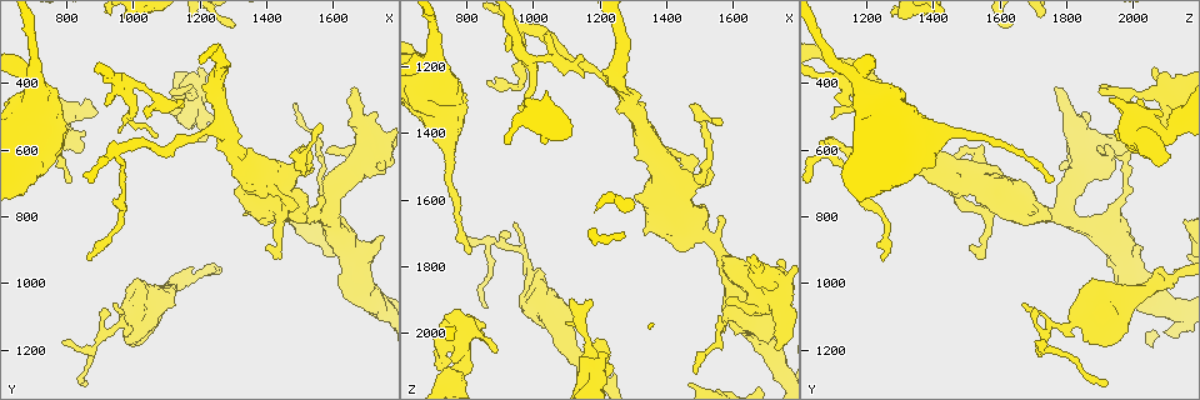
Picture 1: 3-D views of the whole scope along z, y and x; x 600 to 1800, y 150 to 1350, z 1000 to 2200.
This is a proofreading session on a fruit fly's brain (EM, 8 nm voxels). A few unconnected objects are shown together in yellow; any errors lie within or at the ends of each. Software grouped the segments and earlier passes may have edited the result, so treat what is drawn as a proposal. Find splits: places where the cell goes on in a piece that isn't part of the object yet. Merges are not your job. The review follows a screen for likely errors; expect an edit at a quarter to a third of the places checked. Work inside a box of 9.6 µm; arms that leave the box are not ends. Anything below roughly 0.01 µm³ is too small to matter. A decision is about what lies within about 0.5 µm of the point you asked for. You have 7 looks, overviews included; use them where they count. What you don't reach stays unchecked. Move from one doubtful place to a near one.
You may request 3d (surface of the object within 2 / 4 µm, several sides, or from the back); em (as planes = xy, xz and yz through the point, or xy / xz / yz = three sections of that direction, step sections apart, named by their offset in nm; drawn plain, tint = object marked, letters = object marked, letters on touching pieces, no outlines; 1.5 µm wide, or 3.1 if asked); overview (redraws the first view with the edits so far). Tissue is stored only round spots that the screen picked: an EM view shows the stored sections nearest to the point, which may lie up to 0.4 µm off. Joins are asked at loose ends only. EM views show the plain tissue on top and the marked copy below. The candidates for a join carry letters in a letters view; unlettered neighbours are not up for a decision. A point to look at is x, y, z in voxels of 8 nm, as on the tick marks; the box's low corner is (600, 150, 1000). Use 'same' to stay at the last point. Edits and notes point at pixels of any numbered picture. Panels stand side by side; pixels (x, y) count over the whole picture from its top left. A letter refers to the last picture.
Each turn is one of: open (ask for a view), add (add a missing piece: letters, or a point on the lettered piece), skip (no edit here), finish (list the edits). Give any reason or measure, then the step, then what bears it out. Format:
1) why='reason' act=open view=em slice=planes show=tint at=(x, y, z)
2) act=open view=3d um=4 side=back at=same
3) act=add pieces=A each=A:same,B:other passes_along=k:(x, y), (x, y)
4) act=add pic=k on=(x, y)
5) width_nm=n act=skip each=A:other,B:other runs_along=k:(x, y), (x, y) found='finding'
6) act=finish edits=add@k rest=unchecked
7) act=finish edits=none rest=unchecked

why='tapers out' act=open view=em slice=planes show=letters at=(1150, 470, 1240)

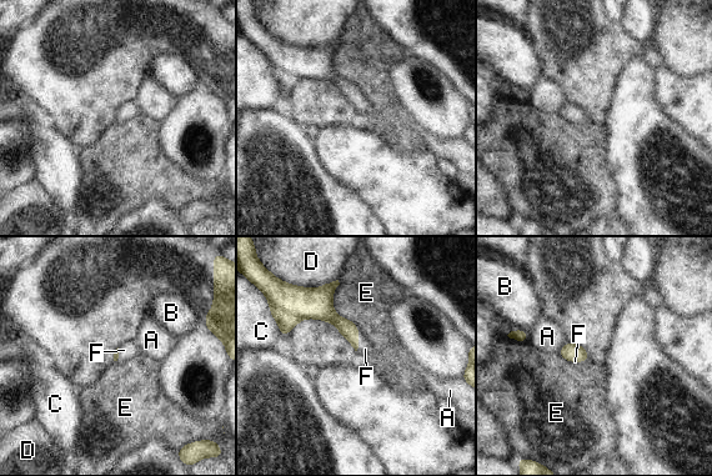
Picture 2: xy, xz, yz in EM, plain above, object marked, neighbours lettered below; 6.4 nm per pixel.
longest_contact=E:360nm act=add pic=2 on=(365, 349) each=A:other,B:other,C:other,D:other,E:other,F:same passes_along=2:(347, 329), (357, 341), (365, 349) found='the cell continues'

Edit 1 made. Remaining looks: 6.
act=open view=overview

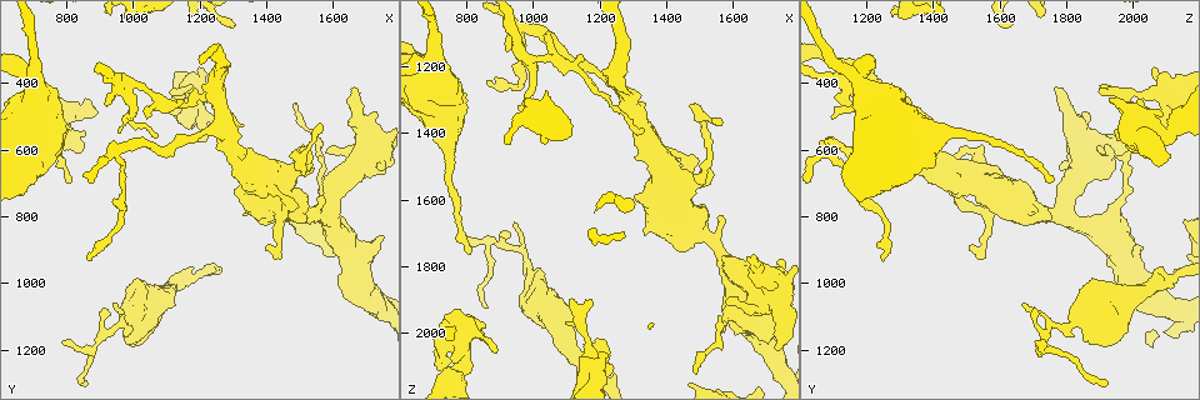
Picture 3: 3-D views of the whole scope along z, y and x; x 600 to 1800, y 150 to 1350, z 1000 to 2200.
why='thick end' act=open view=3d um=2 at=(1190, 350, 2070)

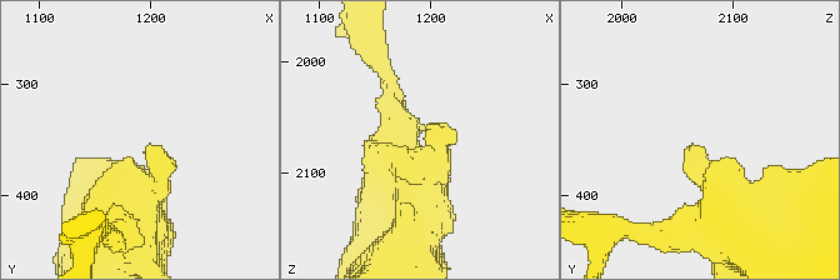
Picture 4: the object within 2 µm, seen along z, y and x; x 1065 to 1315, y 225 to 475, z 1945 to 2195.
act=open view=em slice=planes show=letters at=(1196, 356, 2062)

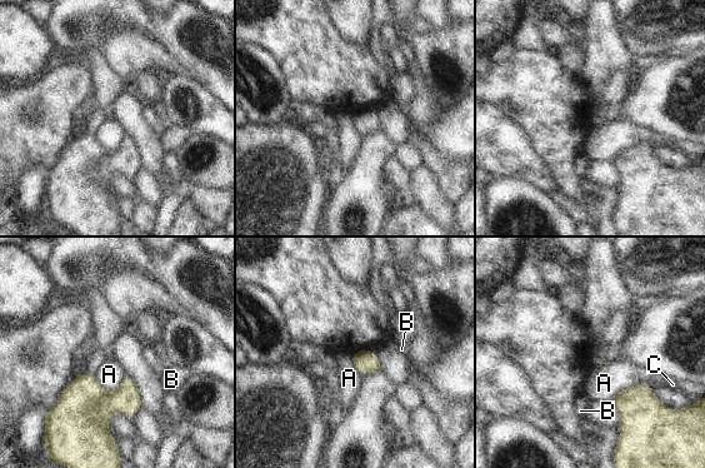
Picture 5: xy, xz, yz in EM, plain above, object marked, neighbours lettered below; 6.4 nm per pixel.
act=skip each=A:other,B:other,C:other border=5:(125, 374), (111, 392), (94, 377) found='no lettered piece goes on from it'

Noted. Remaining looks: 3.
why='long arm stops here' act=open view=3d um=4 at=(1490, 470, 2120)

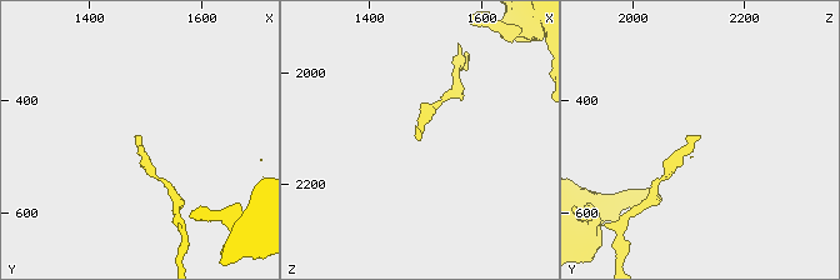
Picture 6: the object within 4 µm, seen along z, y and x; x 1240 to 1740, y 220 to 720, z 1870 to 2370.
act=open view=em slice=planes show=letters at=(1490, 465, 2115)

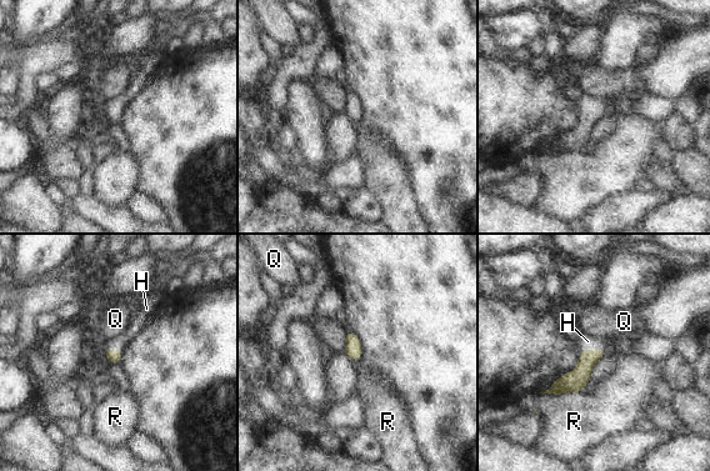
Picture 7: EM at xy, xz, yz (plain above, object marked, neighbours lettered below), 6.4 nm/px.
width_nm=90 act=add pic=7 on=(588, 341) each=H:same,Q:other,R:other passes_along=7:(574, 381), (591, 350), (588, 341) found='the cell continues'

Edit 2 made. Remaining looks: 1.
act=finish edits=add@2,add@7 rest=unchecked

